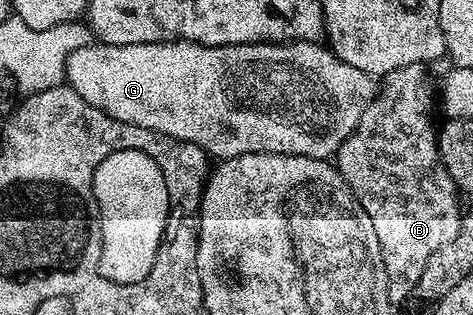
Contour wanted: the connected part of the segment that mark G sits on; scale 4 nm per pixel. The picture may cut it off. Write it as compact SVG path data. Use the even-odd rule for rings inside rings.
M167 40L123 46L91 44L76 48L72 56L68 56L65 81L87 104L103 110L108 116L133 126L148 128L152 132L181 142L196 144L200 149L205 150L211 159L218 158L217 160L245 154L299 154L301 158L329 159L337 155L344 140L348 140L348 136L358 129L359 117L366 111L366 105L375 96L375 91L370 90L371 75L362 74L360 68L352 68L352 64L344 64L344 60L335 56L333 50L318 42L249 42L239 46L202 46L199 42Z

